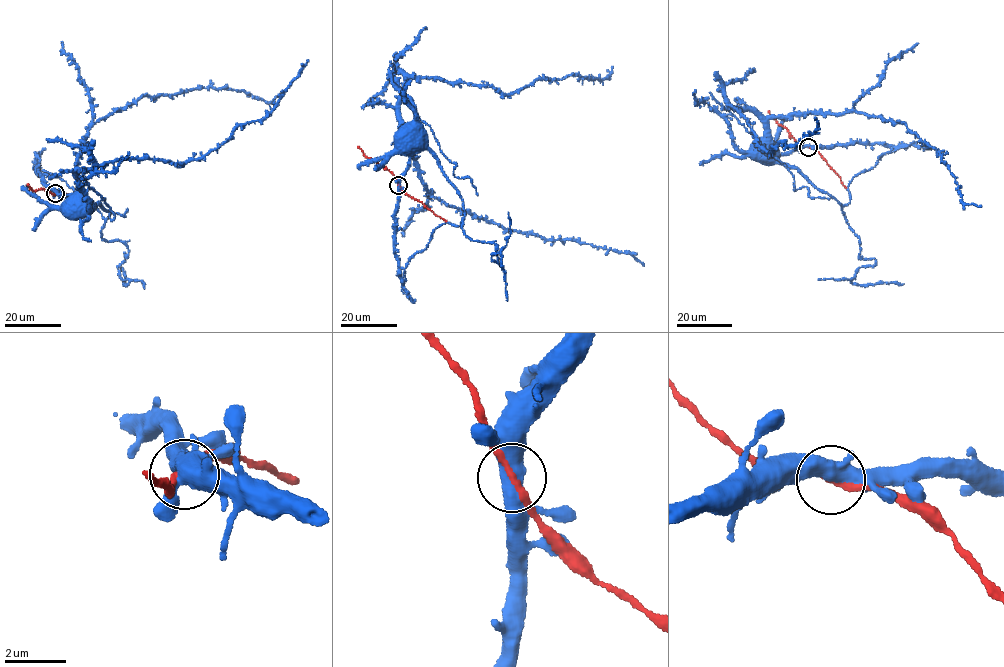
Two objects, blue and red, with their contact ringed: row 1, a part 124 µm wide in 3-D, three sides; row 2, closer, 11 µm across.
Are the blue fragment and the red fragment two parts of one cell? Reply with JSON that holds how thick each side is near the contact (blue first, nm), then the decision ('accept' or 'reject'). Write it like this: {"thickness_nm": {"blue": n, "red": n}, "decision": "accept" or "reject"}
{"thickness_nm": {"blue": 440, "red": 190}, "decision": "accept"}

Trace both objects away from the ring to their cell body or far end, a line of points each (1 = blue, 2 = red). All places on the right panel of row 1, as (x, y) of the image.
1: (807, 146), (777, 154), (756, 148)
2: (807, 147), (815, 149), (824, 158), (846, 189)

